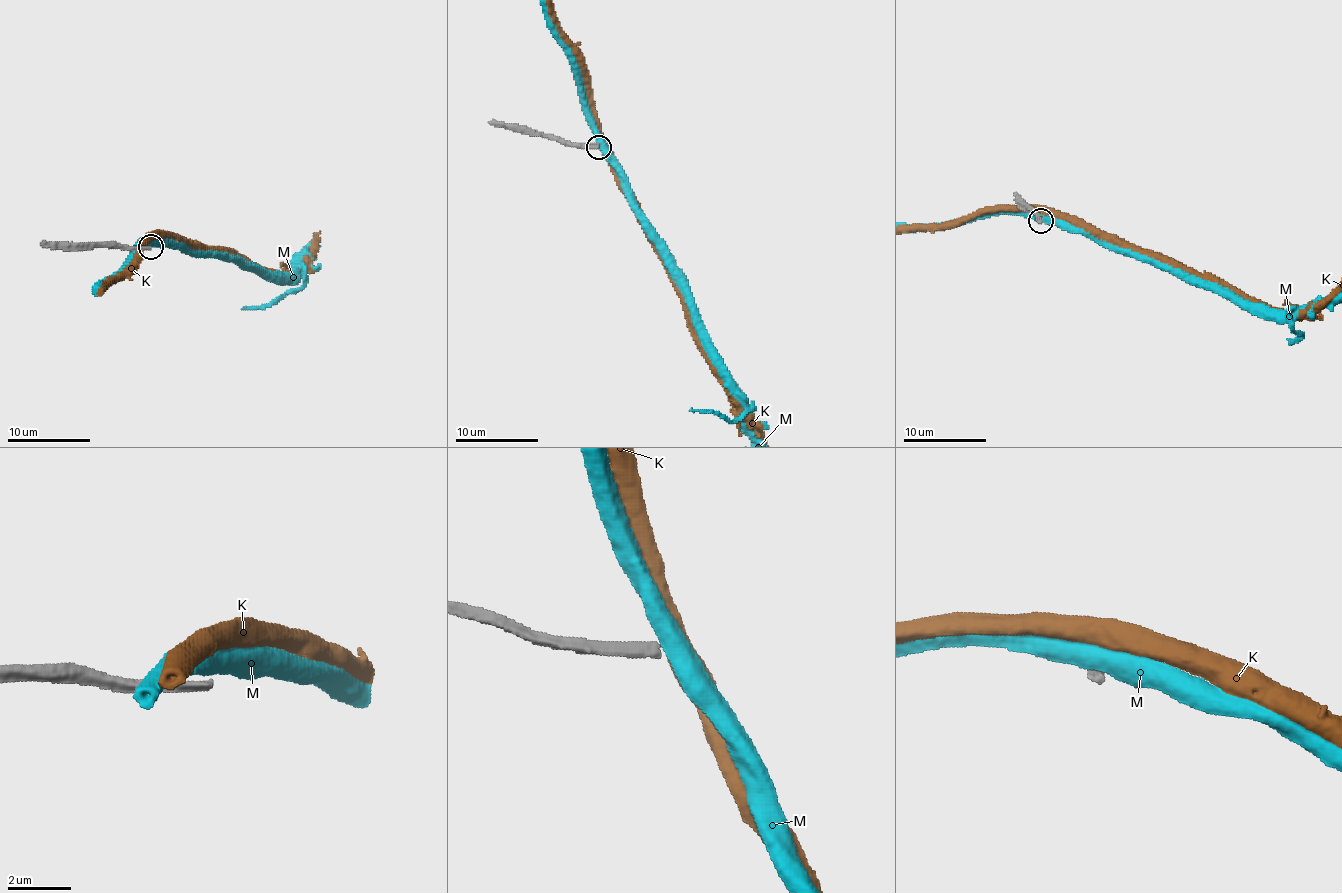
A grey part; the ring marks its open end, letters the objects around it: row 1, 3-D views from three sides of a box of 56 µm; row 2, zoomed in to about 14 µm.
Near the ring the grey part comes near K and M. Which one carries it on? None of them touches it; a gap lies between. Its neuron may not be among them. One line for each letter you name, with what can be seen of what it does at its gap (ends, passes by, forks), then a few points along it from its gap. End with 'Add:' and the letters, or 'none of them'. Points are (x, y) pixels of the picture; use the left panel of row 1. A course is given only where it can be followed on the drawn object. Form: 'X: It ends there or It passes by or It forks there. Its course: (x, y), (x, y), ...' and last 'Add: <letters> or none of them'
Add: none of them

